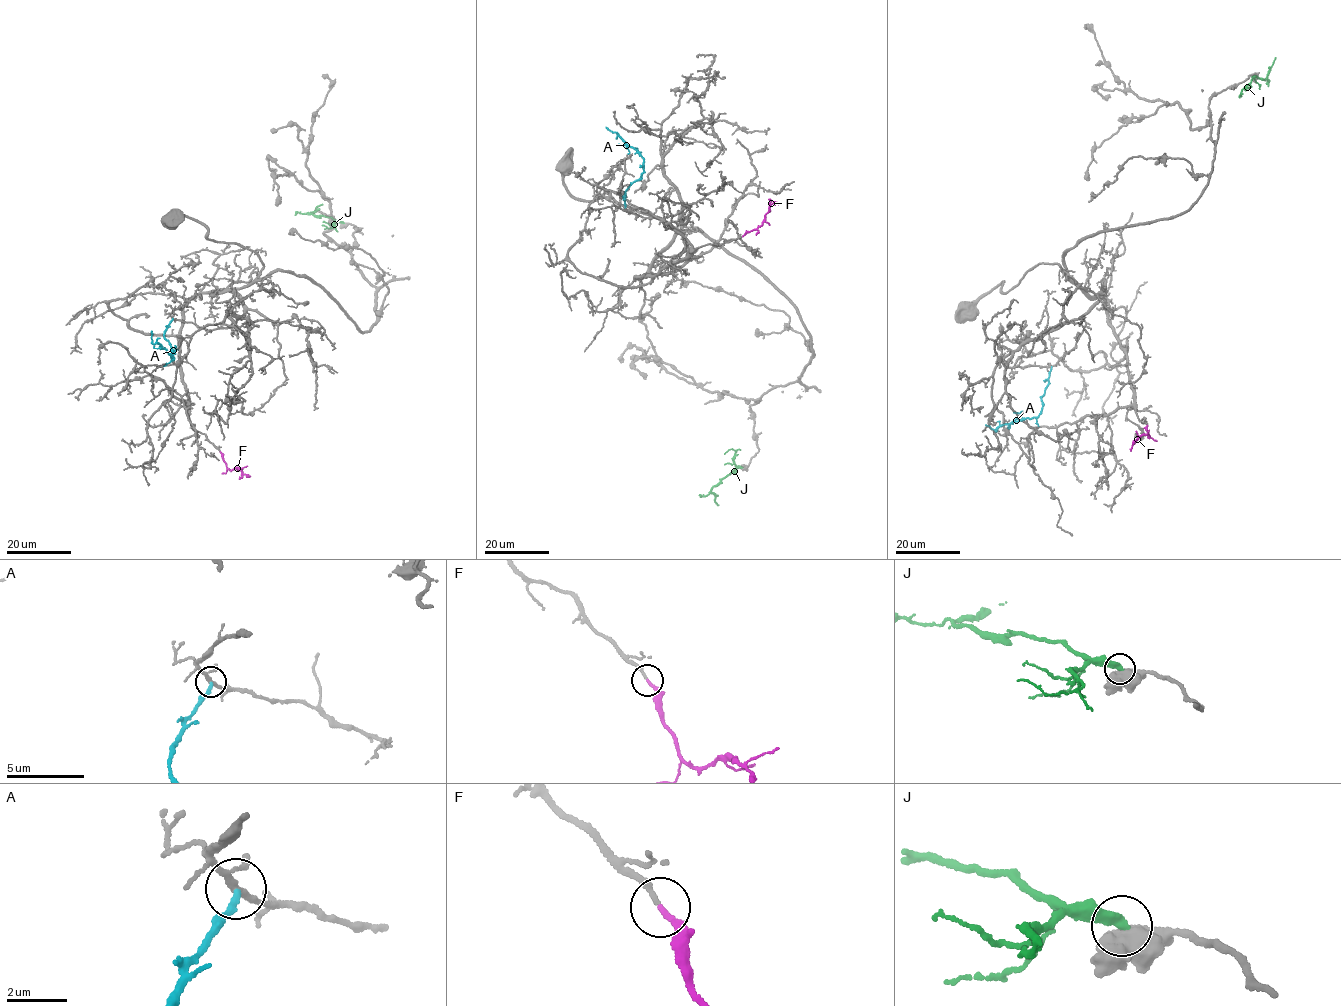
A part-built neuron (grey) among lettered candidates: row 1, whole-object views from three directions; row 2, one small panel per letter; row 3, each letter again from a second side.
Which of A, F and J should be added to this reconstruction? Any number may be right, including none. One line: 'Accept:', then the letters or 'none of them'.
Accept: F

